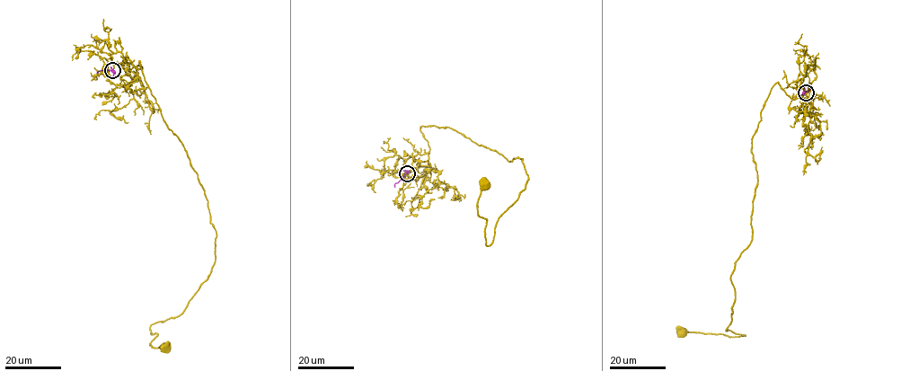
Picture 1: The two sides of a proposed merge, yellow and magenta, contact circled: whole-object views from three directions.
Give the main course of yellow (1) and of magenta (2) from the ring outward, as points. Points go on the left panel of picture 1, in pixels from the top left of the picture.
1: (112, 70), (140, 61), (216, 234), (207, 278), (179, 315), (152, 324), (151, 345), (163, 347)
2: (112, 70), (97, 73)

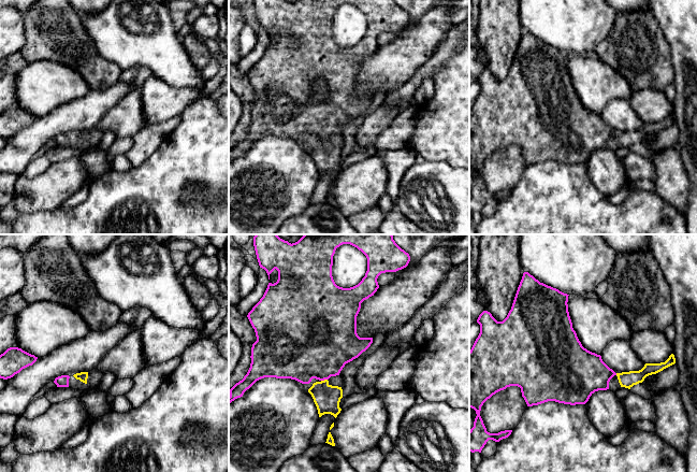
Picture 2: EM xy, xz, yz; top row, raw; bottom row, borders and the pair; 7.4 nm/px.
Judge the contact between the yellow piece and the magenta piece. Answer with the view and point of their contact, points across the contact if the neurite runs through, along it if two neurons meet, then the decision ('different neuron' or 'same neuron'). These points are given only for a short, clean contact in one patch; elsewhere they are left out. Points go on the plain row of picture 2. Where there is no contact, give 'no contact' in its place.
contact xz (324, 139); way xz (327, 157), (324, 155), (324, 139), (318, 106); same neuron

